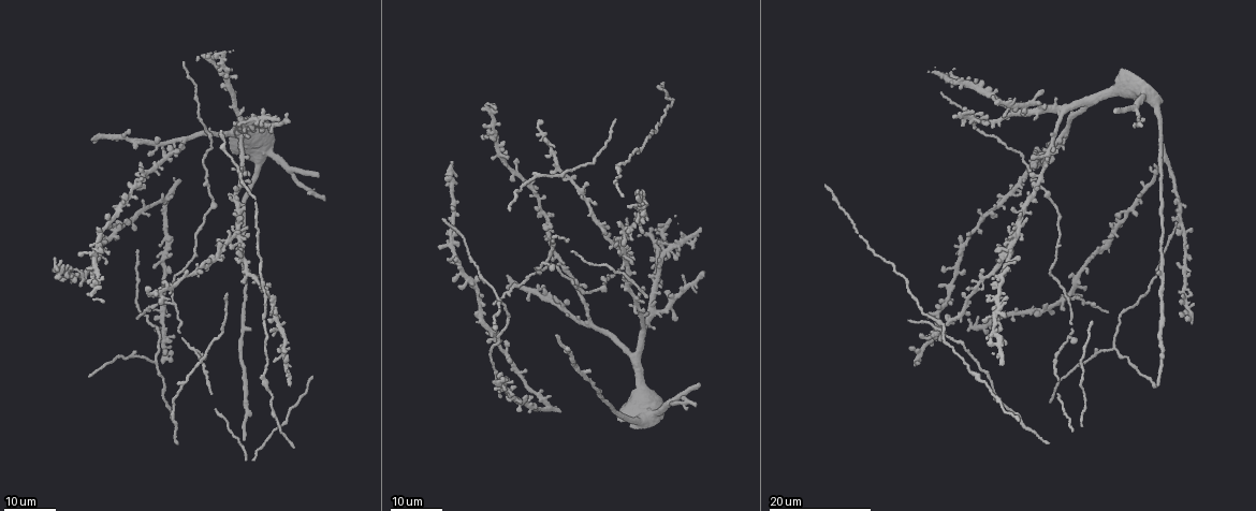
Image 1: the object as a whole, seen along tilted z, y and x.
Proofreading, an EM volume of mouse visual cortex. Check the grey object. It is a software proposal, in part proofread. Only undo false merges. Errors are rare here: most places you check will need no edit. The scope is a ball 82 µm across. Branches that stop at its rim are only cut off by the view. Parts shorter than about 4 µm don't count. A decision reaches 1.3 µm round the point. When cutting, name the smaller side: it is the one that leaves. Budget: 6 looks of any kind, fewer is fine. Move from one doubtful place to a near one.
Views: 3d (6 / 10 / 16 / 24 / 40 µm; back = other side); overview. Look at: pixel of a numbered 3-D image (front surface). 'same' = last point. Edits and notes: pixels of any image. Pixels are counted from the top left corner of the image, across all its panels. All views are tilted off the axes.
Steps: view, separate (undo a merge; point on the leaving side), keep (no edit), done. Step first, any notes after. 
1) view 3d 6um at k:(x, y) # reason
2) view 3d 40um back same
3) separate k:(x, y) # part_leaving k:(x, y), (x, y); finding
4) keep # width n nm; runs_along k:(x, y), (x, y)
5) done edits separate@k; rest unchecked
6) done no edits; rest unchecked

view 3d 16um at 1:(965, 81) # branch point

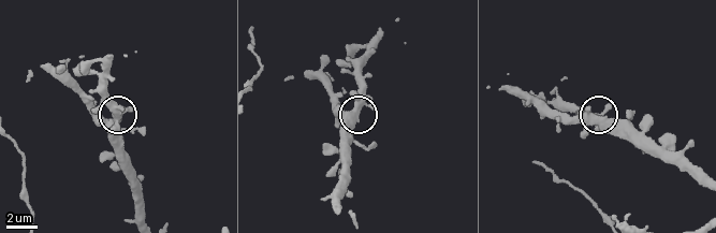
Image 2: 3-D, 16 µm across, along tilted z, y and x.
view 3d 10um at 2:(603, 123)

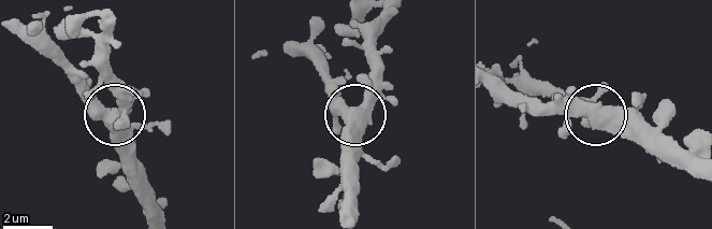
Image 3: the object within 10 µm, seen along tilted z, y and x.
view 3d 6um at 3:(113, 110)

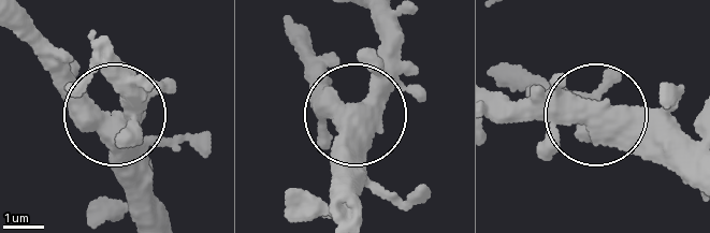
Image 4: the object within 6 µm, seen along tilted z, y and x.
keep # side_arm 8 um; runs_along 4:(351, 185), (360, 115), (303, 66); one neuron here

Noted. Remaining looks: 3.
view 3d 24um at 1:(278, 329) # looks like a crossing

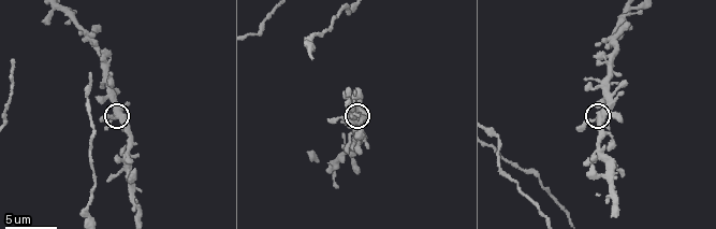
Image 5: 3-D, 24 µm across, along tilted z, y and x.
view 3d 6um at 5:(118, 118)

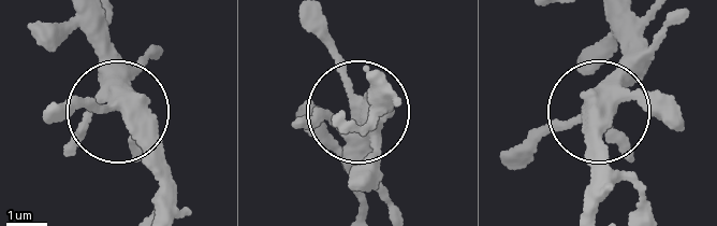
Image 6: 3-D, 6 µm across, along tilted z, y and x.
keep # one neuron here

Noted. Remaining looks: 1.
done no edits; rest unchecked

